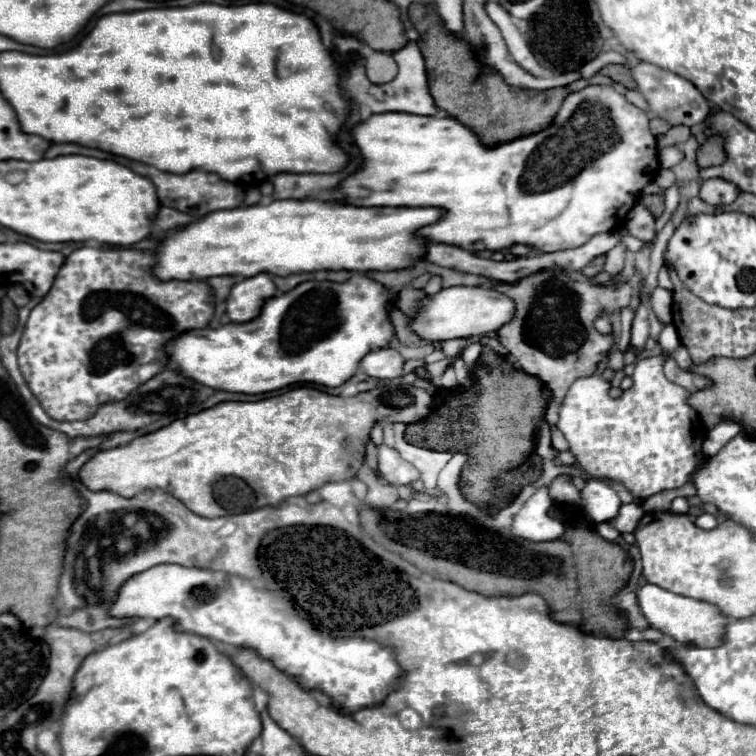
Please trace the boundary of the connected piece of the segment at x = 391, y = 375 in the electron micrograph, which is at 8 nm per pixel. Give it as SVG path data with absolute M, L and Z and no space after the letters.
M375 349L367 353L361 363L359 371L375 379L395 379L403 373L403 357L393 349Z

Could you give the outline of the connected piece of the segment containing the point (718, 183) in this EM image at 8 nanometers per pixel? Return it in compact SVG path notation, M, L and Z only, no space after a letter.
M707 179L701 183L701 191L699 191L699 197L713 207L731 205L737 199L737 195L739 191L735 189L735 185L727 183L725 179Z

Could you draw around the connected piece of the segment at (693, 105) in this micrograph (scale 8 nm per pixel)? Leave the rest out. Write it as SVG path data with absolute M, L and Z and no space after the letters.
M639 63L635 67L631 67L631 75L635 79L635 83L639 85L639 93L645 97L649 111L649 117L659 117L663 121L667 121L669 125L685 125L685 127L693 127L697 123L703 123L703 119L709 115L709 103L703 99L703 95L695 89L693 83L689 83L687 79L665 71L661 67L649 65L649 63Z

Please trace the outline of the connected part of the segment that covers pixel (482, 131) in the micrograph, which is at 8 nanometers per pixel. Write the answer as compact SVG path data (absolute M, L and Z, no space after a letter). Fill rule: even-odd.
M411 5L409 19L421 35L419 49L425 57L427 73L437 73L437 77L429 77L429 93L435 105L439 109L445 109L449 117L469 127L485 147L497 147L515 141L519 137L539 133L553 123L567 95L565 87L551 89L545 93L519 91L515 87L507 87L503 79L495 75L495 71L487 71L485 67L479 65L475 53L469 51L465 39L455 39L453 35L447 35L447 31L443 31L443 25L439 23L439 17L431 7ZM529 95L531 95L531 103L529 103Z

